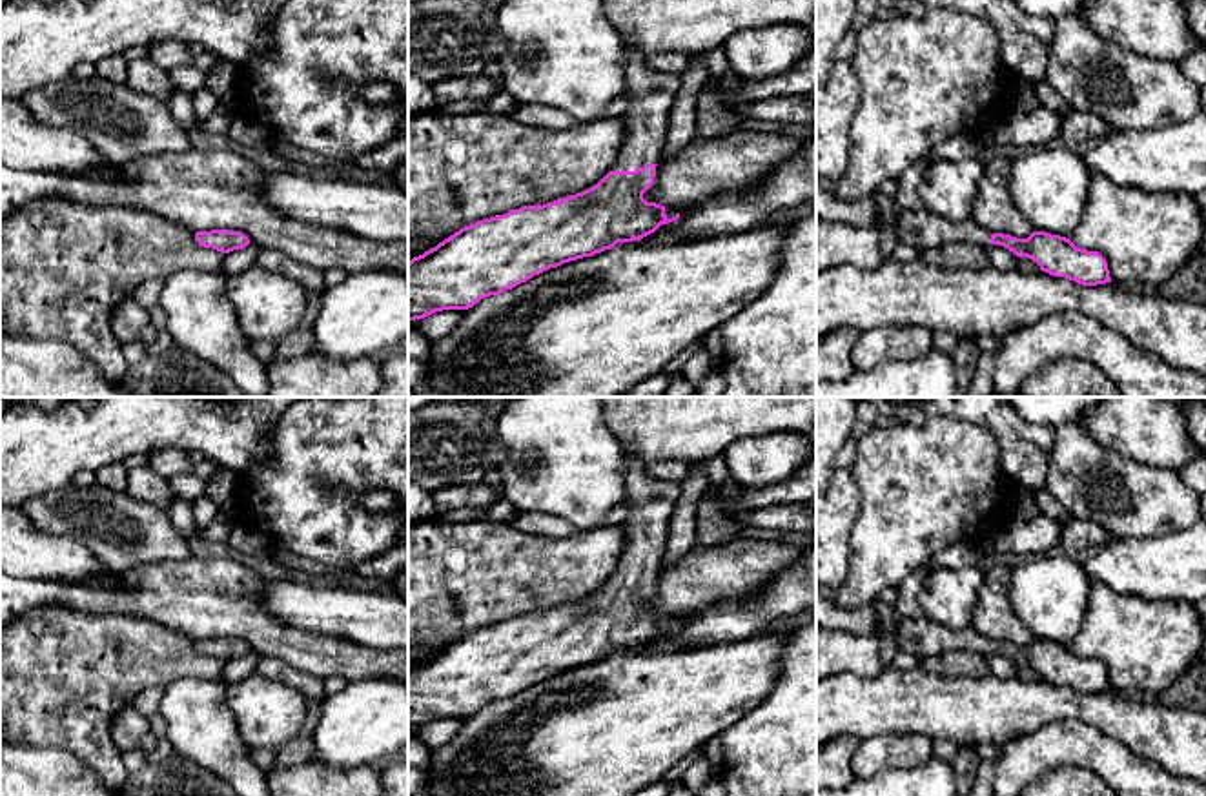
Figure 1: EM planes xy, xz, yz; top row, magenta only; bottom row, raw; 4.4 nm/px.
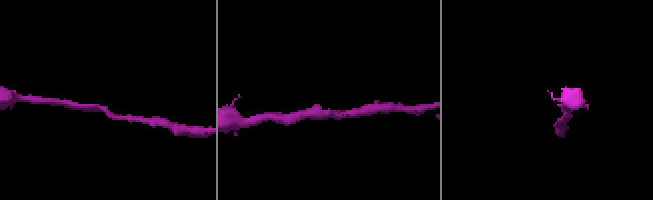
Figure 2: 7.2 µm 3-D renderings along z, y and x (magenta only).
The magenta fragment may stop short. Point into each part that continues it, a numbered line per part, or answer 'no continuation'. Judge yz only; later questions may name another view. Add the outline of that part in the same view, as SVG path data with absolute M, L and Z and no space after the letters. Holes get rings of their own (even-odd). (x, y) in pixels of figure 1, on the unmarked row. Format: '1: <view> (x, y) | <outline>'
1: yz (920, 636) | M925 616L902 617L896 630L898 650L909 652L918 659L945 650L975 650L986 656L991 643L991 639L978 634L973 627L953 632Z

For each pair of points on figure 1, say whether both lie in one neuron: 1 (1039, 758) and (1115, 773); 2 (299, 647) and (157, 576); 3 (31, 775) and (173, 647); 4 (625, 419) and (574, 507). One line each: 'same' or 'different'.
1: same
2: same
3: different
4: different

